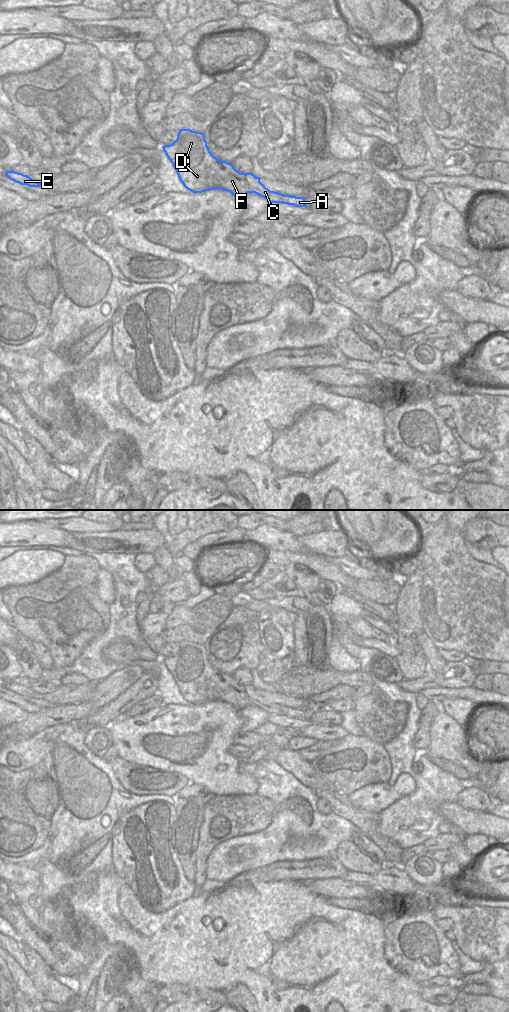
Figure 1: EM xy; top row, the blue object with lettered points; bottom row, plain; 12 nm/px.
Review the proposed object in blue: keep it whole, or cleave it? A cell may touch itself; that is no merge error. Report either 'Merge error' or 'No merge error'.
Merge error.

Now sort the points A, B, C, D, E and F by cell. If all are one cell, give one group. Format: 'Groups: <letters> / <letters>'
Groups: A C E / B D F.

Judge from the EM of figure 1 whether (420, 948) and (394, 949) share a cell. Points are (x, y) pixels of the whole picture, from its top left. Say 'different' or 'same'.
same

